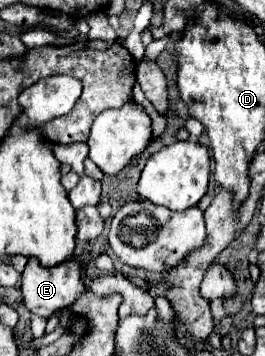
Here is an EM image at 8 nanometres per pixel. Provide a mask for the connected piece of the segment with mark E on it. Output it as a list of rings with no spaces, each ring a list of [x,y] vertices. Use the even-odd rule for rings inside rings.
[[[28,260],[26,270],[22,272],[22,286],[20,286],[24,306],[32,314],[38,314],[42,318],[50,318],[58,310],[72,306],[86,292],[86,286],[84,286],[84,282],[80,278],[80,270],[82,268],[80,268],[80,264],[76,260],[68,260],[68,262],[58,264],[54,268],[42,268],[38,264],[38,260]]]

